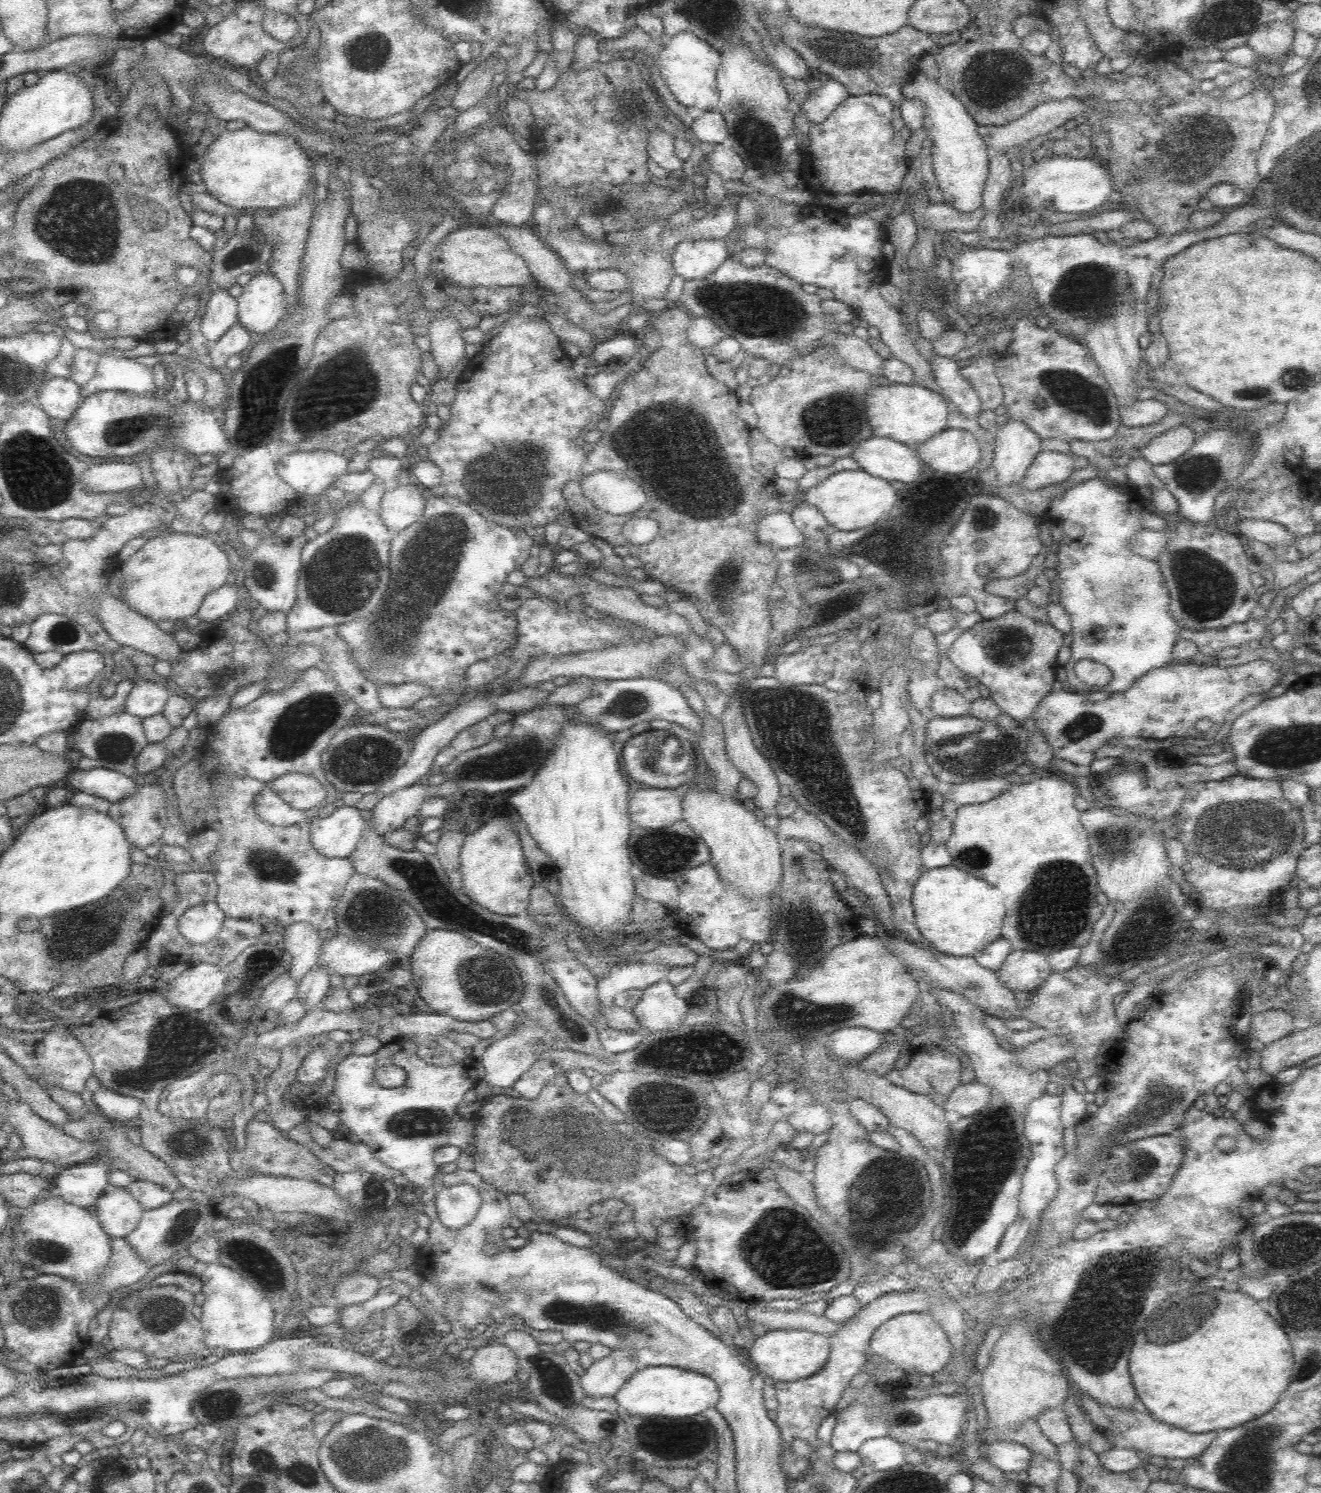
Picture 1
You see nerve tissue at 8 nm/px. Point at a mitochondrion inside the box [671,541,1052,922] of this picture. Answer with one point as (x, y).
(793, 726)

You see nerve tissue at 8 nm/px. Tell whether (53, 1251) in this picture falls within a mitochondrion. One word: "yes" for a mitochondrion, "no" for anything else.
yes

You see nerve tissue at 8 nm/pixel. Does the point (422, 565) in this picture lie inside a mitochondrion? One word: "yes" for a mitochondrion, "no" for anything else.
yes

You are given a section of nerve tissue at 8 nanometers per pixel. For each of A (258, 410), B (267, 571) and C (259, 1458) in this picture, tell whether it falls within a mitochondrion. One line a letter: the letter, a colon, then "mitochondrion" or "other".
A: mitochondrion
B: mitochondrion
C: mitochondrion

